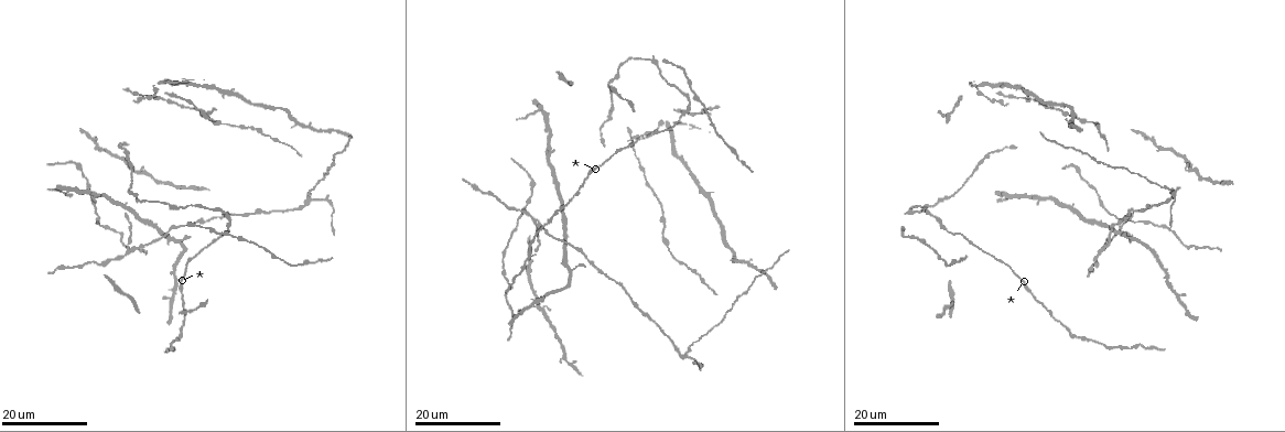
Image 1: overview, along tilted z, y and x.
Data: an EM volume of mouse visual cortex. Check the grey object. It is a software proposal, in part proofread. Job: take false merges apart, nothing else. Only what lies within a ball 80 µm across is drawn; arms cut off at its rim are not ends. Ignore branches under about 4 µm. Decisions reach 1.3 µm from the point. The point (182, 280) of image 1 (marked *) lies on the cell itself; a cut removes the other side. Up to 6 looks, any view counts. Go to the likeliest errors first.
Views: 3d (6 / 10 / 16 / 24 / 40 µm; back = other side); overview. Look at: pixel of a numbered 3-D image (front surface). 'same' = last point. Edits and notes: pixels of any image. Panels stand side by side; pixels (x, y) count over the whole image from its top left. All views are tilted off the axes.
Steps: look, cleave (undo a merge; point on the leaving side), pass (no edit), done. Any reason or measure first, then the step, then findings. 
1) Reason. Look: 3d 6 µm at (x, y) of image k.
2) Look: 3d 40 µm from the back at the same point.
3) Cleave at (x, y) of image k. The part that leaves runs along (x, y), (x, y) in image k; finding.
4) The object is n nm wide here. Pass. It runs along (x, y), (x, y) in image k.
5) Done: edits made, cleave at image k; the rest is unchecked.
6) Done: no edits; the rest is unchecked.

Look: 3d 16 µm at (686, 354) of image 1.

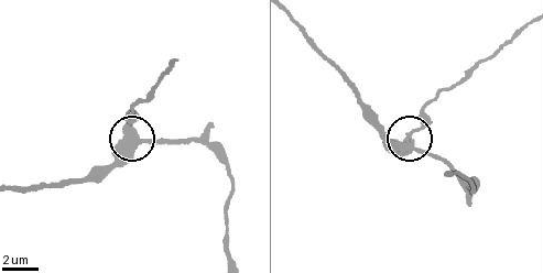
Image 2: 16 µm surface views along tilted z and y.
Zoom in. Look: 3d 6 µm at (414, 149) of image 2.

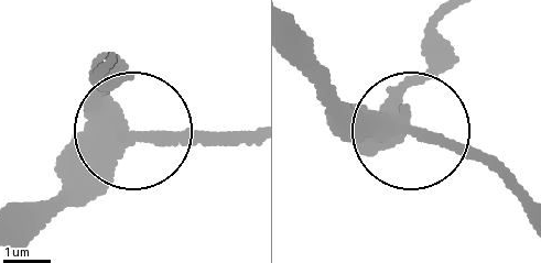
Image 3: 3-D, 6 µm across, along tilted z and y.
Cleave at (417, 83) of image 3. The part that leaves runs along (380, 128), (426, 62), (436, 14) in image 3; two cells meet here.

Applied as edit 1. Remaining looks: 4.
A fork. Look: 3d 16 µm at (570, 242) of image 1.

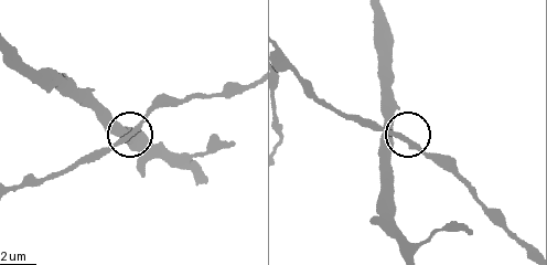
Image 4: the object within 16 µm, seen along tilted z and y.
Look: 3d 10 µm at (121, 142) of image 4.

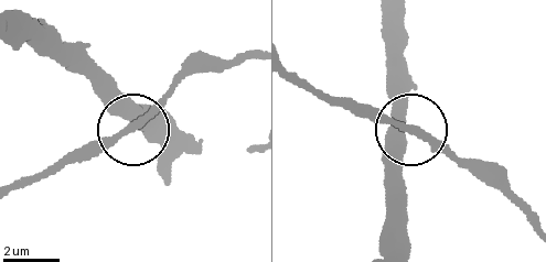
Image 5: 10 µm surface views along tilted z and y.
3 arms meet here. Pass. It runs along (188, 140), (117, 107), (137, 122), (195, 68) in image 5; continuous, no second cell.

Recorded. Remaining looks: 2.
Three arms meet. Look: 3d 24 µm at (127, 250) of image 1.

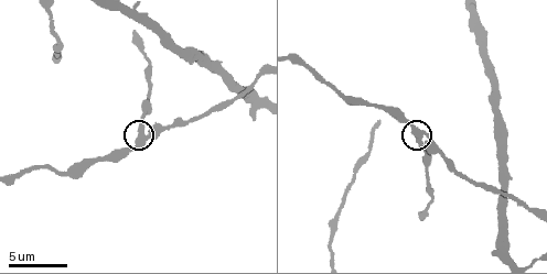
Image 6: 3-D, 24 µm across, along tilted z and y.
Look: 3d 6 µm at (141, 133) of image 6.

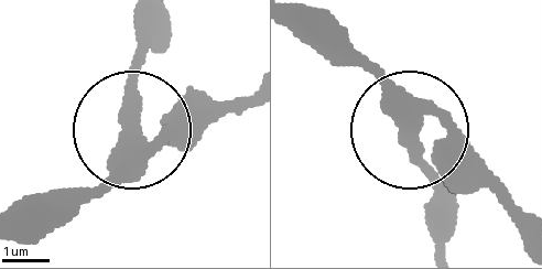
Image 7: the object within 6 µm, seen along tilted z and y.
The side arm is 23 µm long. Pass. It runs along (522, 216), (409, 129), (355, 53) in image 7; all the same cell.

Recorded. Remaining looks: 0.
Done: edits made, cleave at image 3; the rest is unchecked.

